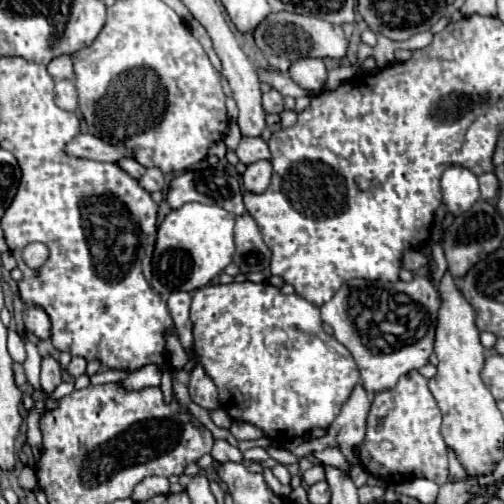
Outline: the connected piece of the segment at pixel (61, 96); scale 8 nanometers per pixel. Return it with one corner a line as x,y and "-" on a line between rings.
64,79
56,83
56,91
54,91
54,99
56,105
66,109
66,111
76,111
78,107
78,91
74,87
72,79

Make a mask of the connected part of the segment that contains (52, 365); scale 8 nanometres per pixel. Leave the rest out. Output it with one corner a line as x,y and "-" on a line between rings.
44,357
42,359
40,383
42,383
42,391
46,391
46,393
54,391
62,383
62,367
54,357

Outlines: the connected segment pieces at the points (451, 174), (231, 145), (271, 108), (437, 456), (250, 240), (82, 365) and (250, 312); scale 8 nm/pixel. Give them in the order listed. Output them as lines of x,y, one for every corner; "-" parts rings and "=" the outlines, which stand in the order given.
448,167
442,175
442,203
452,215
468,211
480,199
478,177
464,167
=
230,121
228,132
223,138
223,142
229,150
235,151
242,139
241,131
236,121
=
270,89
262,95
262,107
266,113
282,113
284,111
284,97
280,91
=
408,371
396,387
380,391
372,397
366,437
358,447
360,465
390,483
402,483
426,477
438,485
448,481
448,455
440,435
442,415
428,389
428,379
418,371
=
244,213
236,219
234,227
234,243
236,243
236,255
234,263
240,267
242,273
246,271
266,271
270,265
270,249
266,247
260,229
256,221
=
72,357
72,361
70,361
70,365
68,365
68,373
72,375
72,377
78,377
78,375
82,375
82,373
86,373
86,359
84,357
=
270,283
206,285
192,293
190,321
194,325
194,349
206,373
218,387
220,403
232,419
256,425
274,441
304,437
312,429
328,429
344,401
360,381
358,367
344,345
322,329
320,307
292,293
284,295

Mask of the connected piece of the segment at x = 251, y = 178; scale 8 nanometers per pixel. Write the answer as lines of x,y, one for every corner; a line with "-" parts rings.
268,159
256,161
256,163
248,165
246,173
242,175
244,189
248,189
248,191
252,191
252,193
262,193
262,191
266,191
268,183
270,183
270,175
272,175
272,163
270,163

